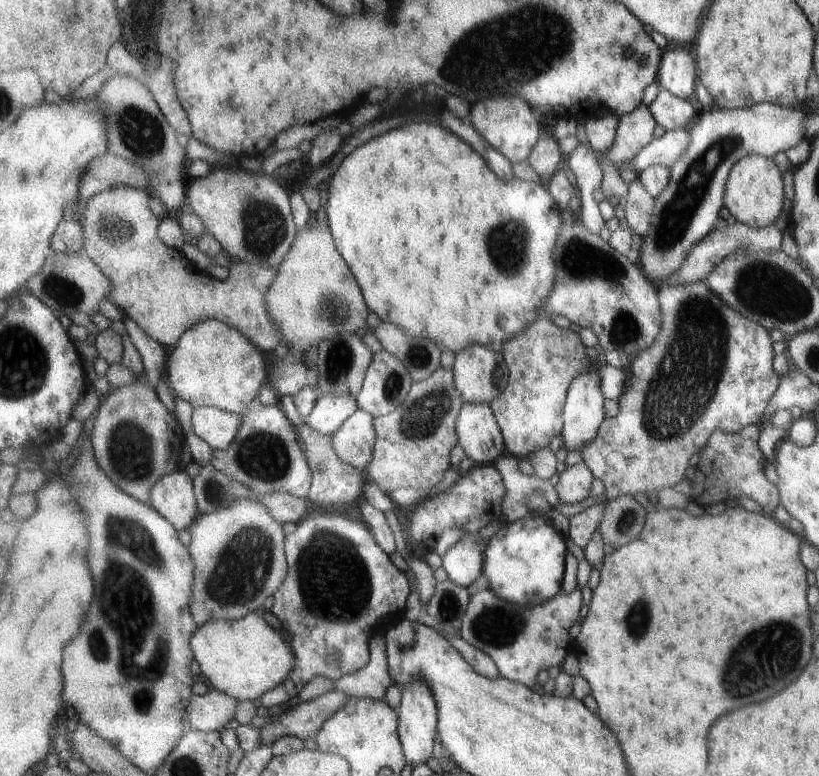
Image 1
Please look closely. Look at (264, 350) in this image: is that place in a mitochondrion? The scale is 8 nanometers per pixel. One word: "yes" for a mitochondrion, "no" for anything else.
no

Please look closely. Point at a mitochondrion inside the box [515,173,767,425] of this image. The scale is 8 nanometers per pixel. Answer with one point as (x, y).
(602, 264)

